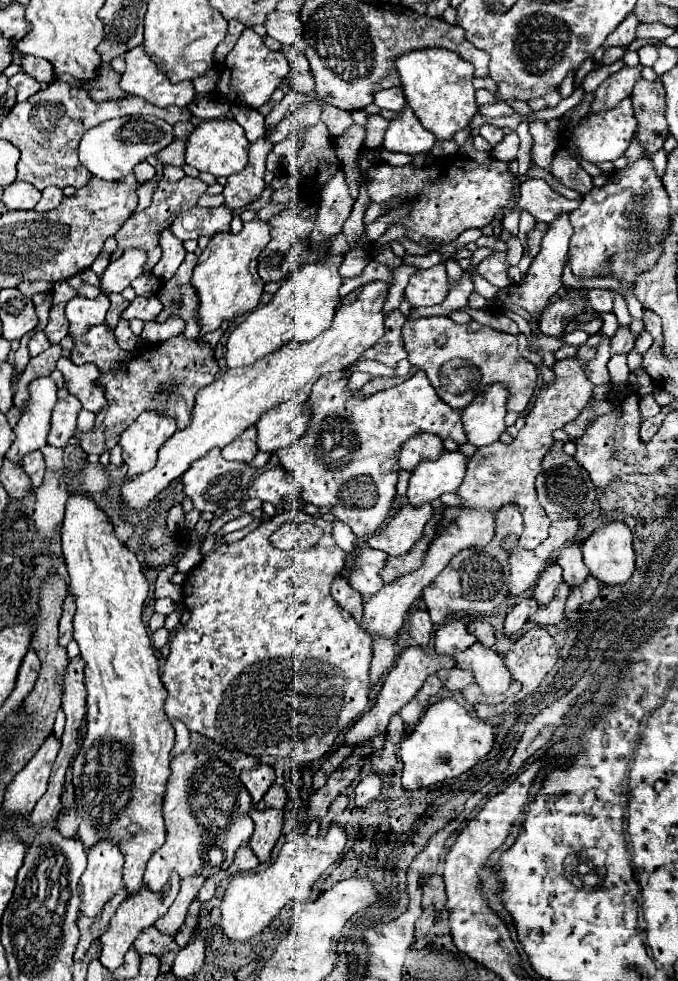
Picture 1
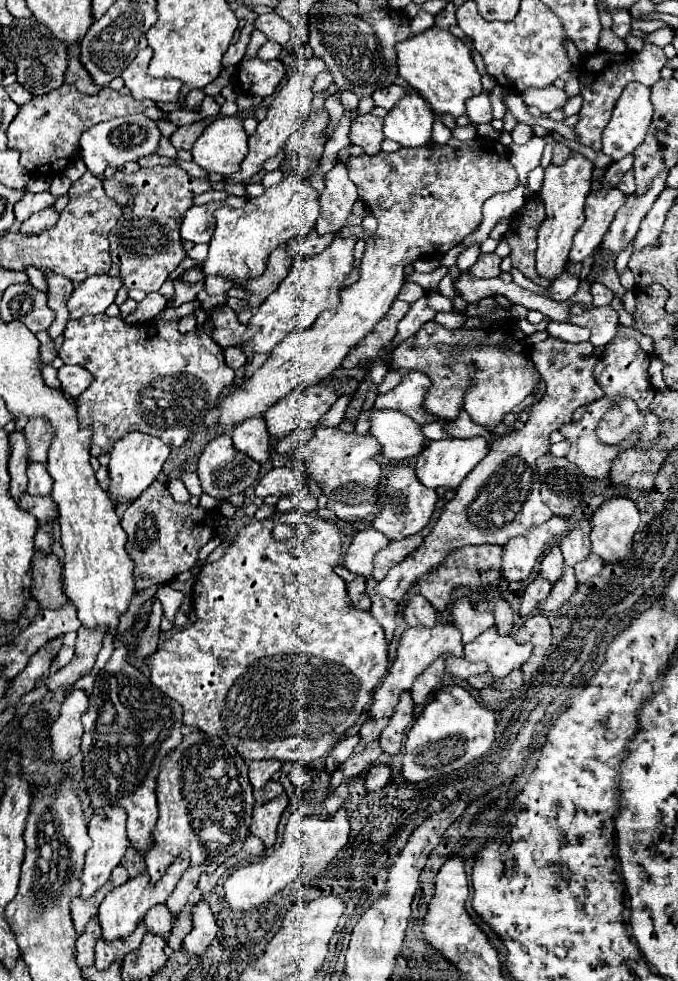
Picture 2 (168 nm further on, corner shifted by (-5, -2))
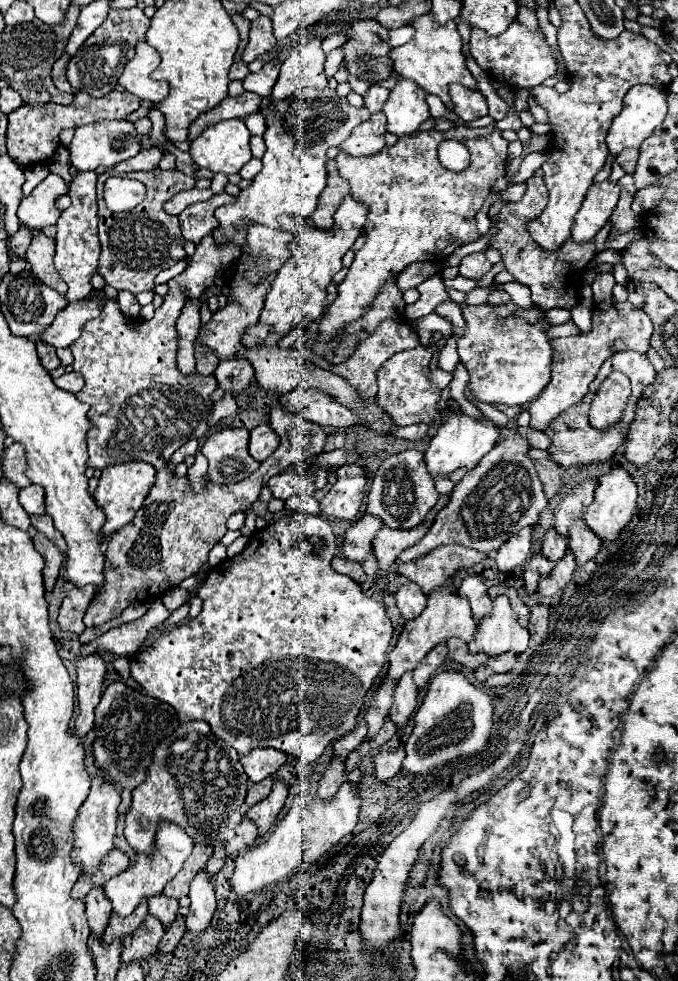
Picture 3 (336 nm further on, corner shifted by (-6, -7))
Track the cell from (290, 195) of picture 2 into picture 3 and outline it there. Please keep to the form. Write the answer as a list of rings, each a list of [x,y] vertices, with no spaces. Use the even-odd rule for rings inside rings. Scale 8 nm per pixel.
[[[325,86],[323,90],[301,90],[297,96],[289,96],[281,102],[273,102],[265,108],[267,132],[265,132],[265,156],[261,158],[263,168],[251,180],[251,184],[239,192],[233,204],[215,208],[215,216],[221,226],[215,230],[217,242],[237,242],[245,246],[243,220],[253,220],[277,228],[277,216],[287,212],[291,216],[307,218],[315,212],[319,194],[327,184],[327,150],[339,146],[355,126],[369,120],[365,108],[349,104],[347,96],[339,96],[335,88]],[[237,226],[237,228],[235,228]]]

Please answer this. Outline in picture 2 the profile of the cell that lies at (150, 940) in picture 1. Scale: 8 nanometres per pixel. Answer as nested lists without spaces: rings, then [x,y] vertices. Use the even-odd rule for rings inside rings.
[[[166,905],[152,907],[152,911],[148,911],[148,915],[144,917],[144,925],[146,925],[148,933],[160,935],[166,939],[170,935],[170,929],[172,929],[172,915],[168,915]]]

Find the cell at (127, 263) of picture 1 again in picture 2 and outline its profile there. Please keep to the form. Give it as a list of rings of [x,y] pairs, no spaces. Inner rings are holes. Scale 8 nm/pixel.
[[[110,275],[88,277],[74,289],[72,297],[68,299],[70,319],[104,313],[106,307],[114,303],[114,297],[122,287],[124,287],[124,281],[120,277],[110,277]]]

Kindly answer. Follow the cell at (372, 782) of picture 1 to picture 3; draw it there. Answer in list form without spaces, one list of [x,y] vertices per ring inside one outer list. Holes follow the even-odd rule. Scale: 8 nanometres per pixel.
[[[395,748],[395,750],[381,750],[375,756],[375,776],[381,782],[387,782],[389,778],[393,778],[403,764],[405,758],[405,750],[403,748]]]

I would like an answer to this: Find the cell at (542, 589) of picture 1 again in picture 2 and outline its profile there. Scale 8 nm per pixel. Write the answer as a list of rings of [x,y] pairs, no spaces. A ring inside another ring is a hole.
[[[552,547],[544,553],[542,563],[540,563],[540,575],[544,579],[548,579],[550,583],[556,583],[562,577],[562,569],[564,569],[564,561],[560,555],[558,547]]]

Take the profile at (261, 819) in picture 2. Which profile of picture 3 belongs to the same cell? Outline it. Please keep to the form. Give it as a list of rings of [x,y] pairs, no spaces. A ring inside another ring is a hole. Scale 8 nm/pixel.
[[[273,778],[271,794],[247,810],[247,816],[257,824],[259,834],[265,834],[273,826],[279,810],[285,804],[285,798],[287,798],[287,782]]]

